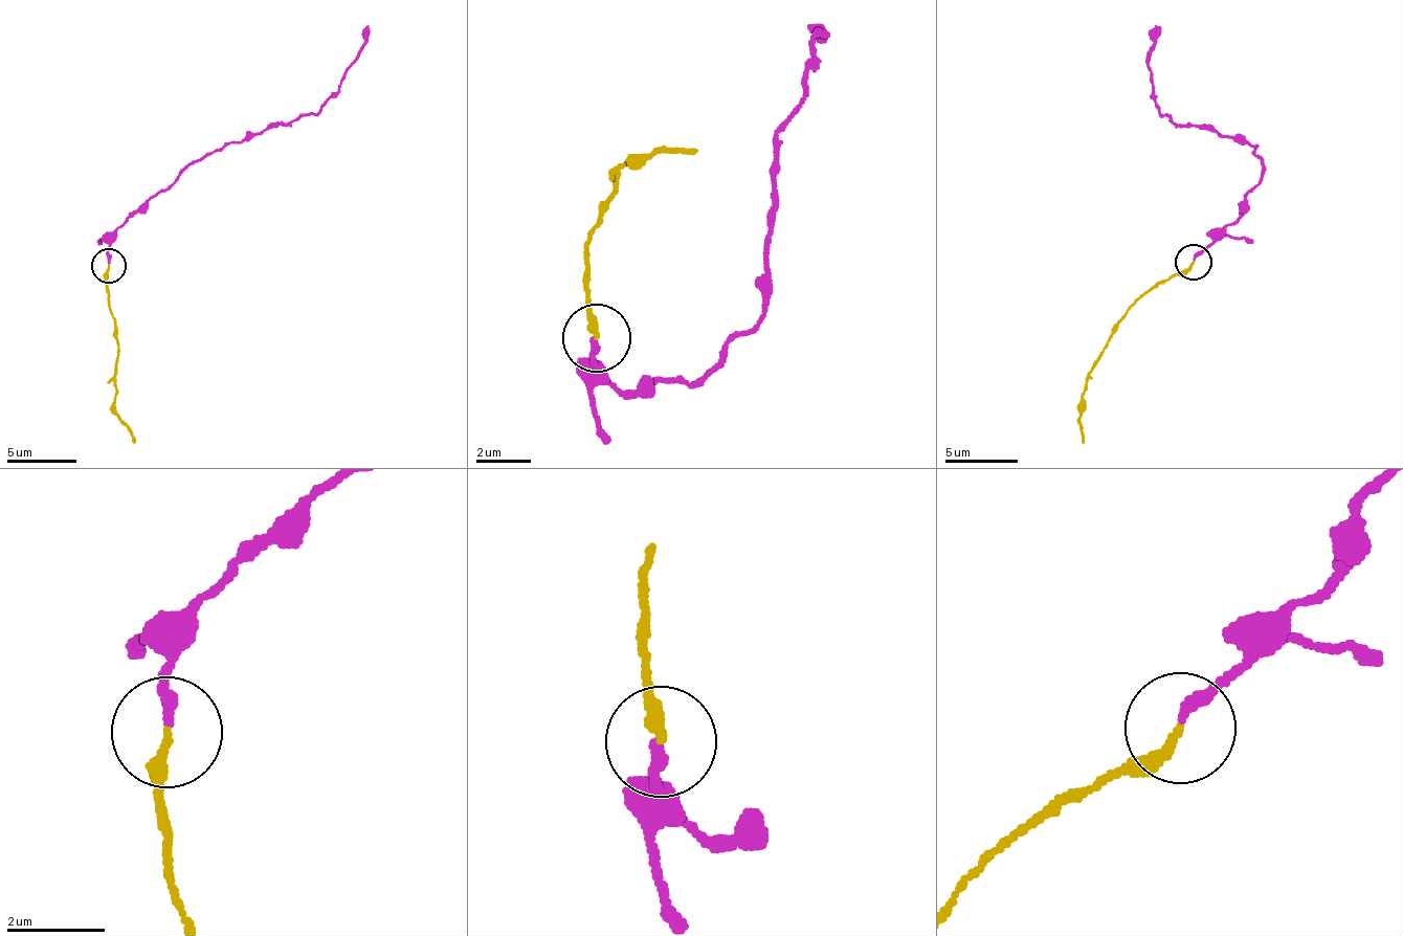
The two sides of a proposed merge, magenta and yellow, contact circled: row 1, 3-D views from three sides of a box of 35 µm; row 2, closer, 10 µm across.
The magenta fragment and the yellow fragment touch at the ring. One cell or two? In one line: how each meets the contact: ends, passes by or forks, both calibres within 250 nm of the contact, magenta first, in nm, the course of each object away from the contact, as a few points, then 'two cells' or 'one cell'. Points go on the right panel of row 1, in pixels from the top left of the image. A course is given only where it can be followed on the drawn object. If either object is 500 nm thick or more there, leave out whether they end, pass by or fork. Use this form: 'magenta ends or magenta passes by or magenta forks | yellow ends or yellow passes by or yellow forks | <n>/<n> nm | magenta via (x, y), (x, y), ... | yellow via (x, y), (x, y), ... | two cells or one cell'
magenta ends | yellow ends | 240/200 nm | magenta via (1193, 259), (1233, 223), (1263, 171), (1251, 146), (1198, 127), (1175, 124), (1161, 114), (1148, 63), (1154, 24) | yellow via (1193, 263), (1137, 299), (1101, 351), (1085, 386), (1082, 443) | one cell

